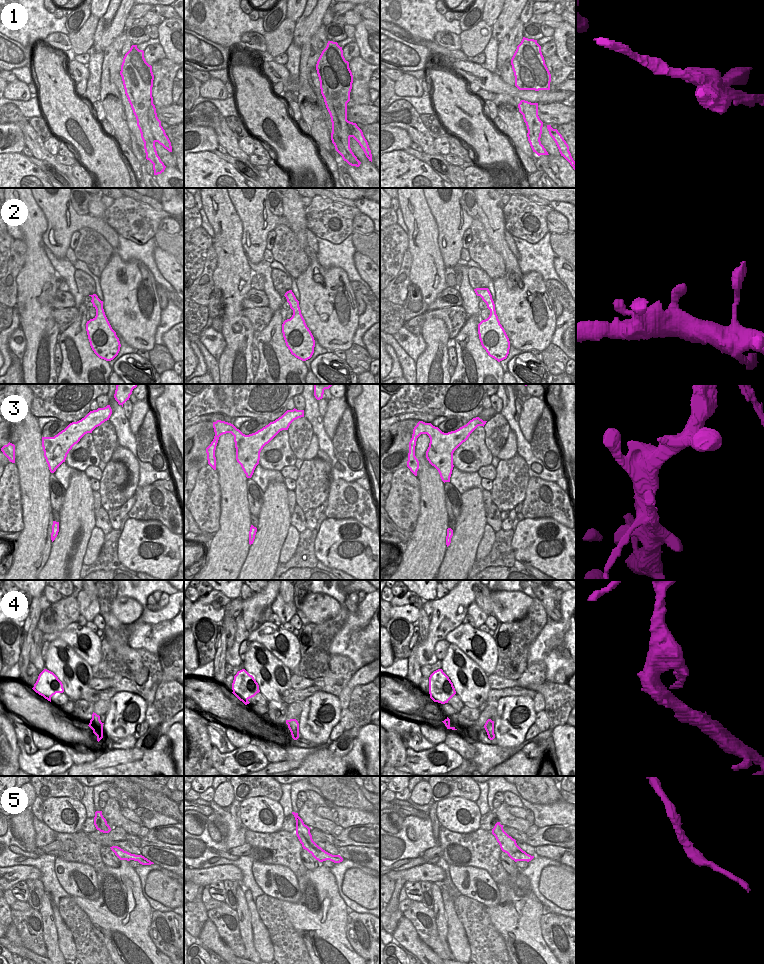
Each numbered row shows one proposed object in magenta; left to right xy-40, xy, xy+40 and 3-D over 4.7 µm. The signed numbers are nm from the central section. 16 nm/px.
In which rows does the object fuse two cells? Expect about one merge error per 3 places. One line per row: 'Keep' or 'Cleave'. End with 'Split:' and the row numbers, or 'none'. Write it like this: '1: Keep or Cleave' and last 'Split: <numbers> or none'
1: Cleave
2: Keep
3: Keep
4: Keep
5: Keep
Split: 1

